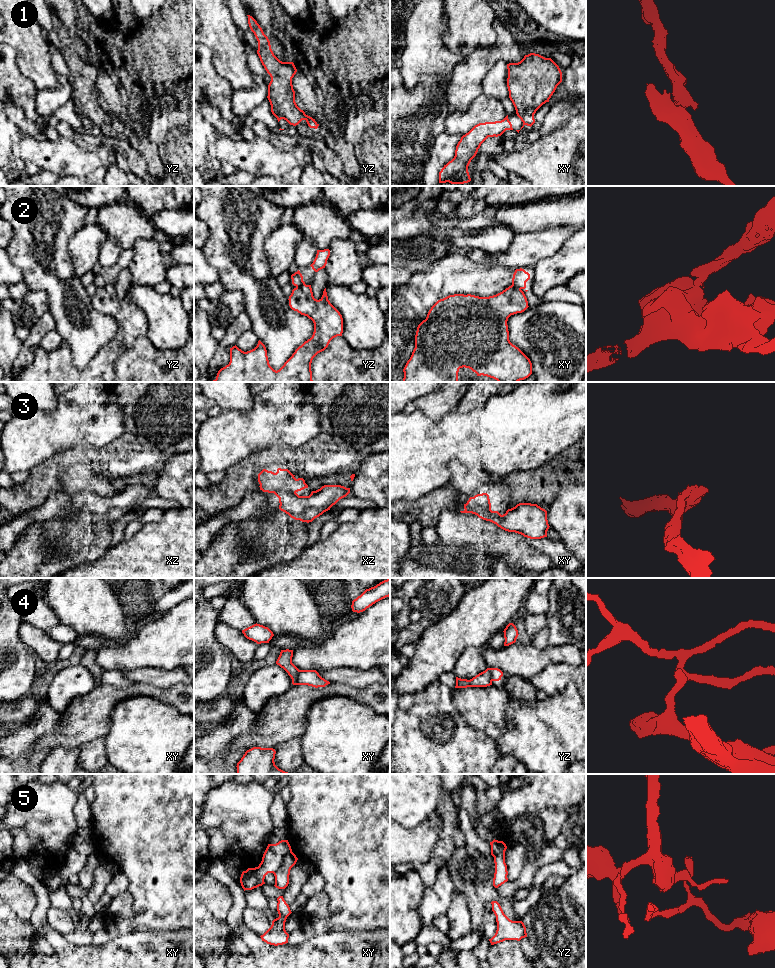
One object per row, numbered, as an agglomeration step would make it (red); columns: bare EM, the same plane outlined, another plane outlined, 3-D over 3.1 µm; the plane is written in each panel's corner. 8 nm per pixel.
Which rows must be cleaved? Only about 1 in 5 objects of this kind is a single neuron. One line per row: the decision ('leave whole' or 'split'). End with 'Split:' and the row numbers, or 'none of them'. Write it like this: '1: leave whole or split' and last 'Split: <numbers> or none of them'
1: split
2: split
3: split
4: split
5: split
Split: 1, 2, 3, 4, 5

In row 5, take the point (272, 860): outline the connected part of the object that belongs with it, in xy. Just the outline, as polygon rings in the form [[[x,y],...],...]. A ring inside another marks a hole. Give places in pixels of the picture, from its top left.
[[[281,840],[276,844],[268,844],[262,861],[258,867],[243,871],[240,883],[245,890],[252,890],[265,884],[264,879],[268,873],[275,873],[283,864],[285,856],[292,852],[288,840]]]

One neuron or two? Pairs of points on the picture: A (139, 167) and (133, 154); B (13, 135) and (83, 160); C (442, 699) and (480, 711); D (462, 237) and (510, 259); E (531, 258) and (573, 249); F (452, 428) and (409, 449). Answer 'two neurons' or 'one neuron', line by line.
A: one neuron
B: two neurons
C: two neurons
D: two neurons
E: two neurons
F: one neuron

